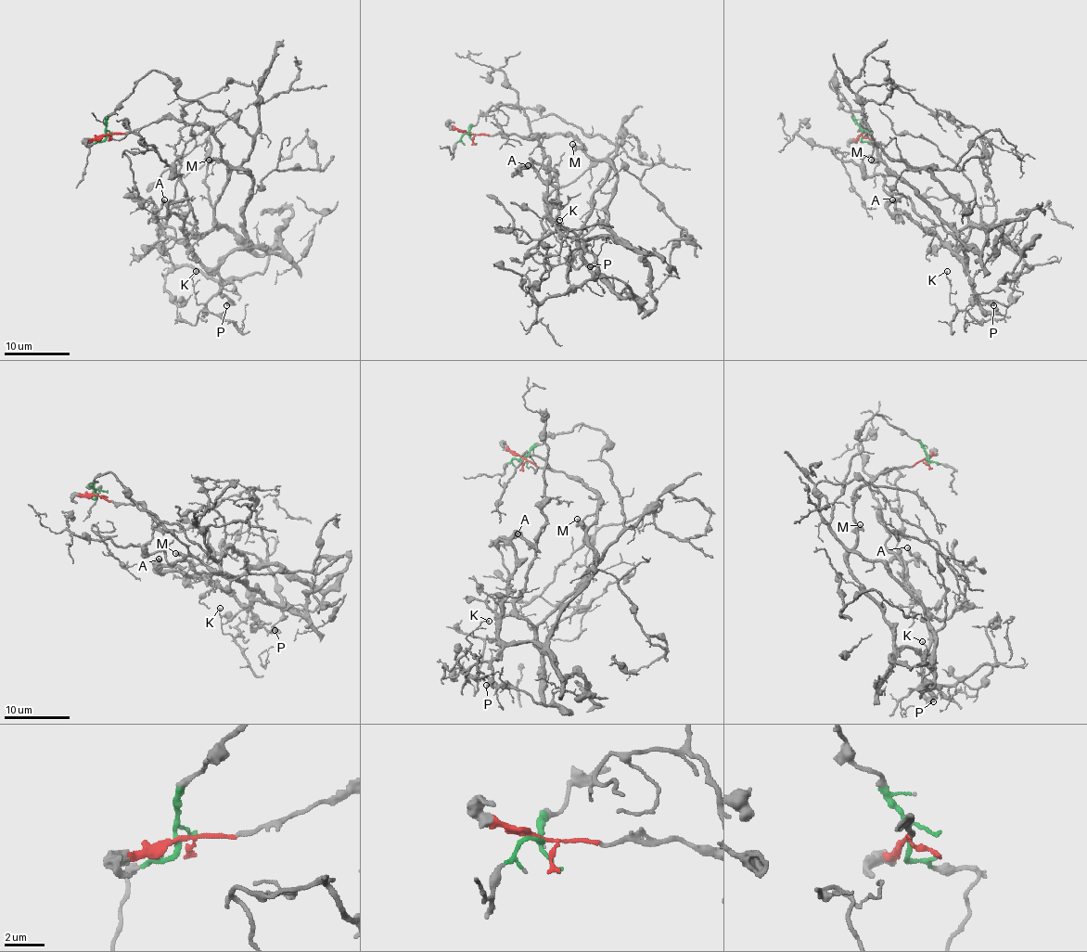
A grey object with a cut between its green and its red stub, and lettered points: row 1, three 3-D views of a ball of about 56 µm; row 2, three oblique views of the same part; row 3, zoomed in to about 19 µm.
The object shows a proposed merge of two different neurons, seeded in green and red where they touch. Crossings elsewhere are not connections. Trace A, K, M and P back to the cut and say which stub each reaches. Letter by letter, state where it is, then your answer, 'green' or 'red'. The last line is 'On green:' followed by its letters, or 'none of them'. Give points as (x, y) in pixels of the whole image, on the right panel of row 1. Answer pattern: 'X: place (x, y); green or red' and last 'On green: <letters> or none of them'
A: place (892, 199); red
K: place (947, 271); green
M: place (871, 160); red
P: place (993, 305); red
On green: K

